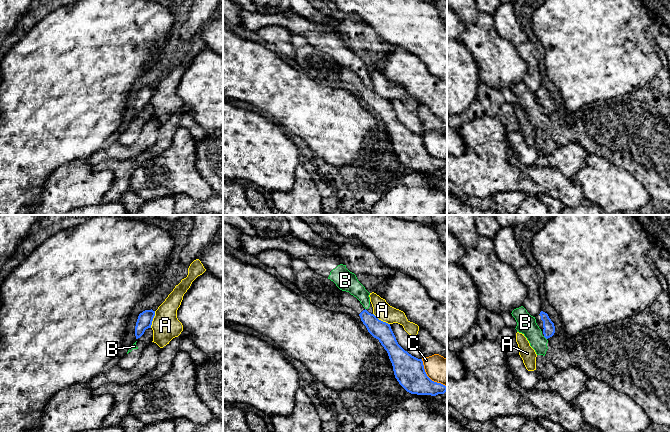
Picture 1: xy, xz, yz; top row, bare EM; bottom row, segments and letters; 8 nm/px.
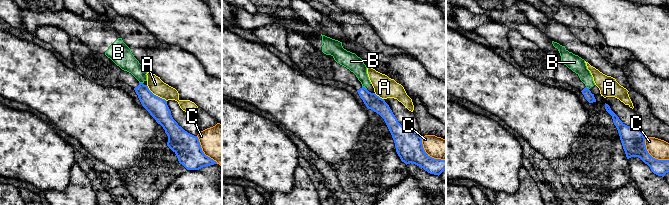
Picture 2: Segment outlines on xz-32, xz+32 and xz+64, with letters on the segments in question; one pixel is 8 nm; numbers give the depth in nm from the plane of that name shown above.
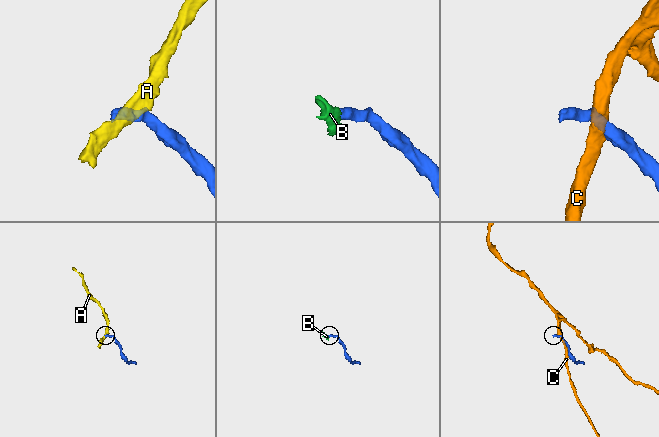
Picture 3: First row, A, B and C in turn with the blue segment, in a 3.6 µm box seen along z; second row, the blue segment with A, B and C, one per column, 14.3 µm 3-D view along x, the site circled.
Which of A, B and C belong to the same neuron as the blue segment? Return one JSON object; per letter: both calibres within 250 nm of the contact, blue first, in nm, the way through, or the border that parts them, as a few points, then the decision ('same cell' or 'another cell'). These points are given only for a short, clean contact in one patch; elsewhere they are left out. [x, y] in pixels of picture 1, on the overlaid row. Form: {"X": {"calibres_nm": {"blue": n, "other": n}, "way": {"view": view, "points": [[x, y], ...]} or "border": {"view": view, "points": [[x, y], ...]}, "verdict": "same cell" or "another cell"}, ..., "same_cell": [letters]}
{"A": {"calibres_nm": {"blue": 120, "other": 220}, "border": {"view": "xy", "points": [[155, 311], [150, 327]]}, "verdict": "another cell"}, "B": {"calibres_nm": {"blue": 100, "other": 160}, "border": {"view": "yz", "points": [[543, 336], [546, 339]]}, "verdict": "another cell"}, "C": {"calibres_nm": {"blue": 240, "other": 200}, "verdict": "another cell"}, "same_cell": []}

